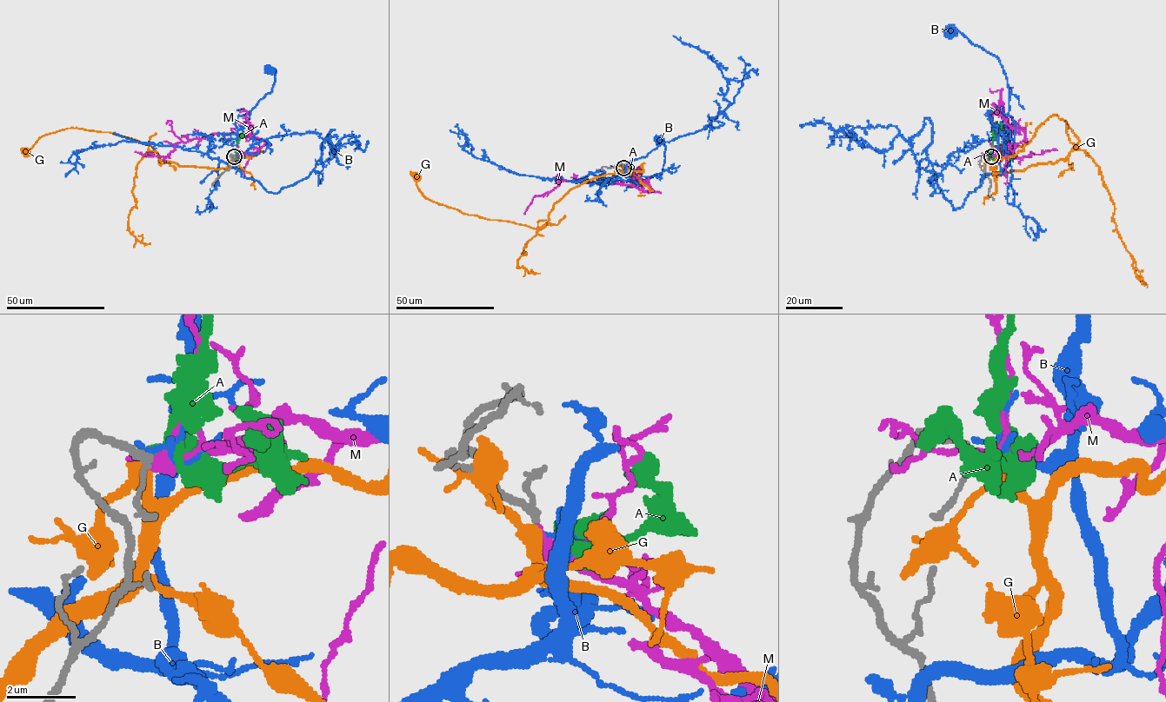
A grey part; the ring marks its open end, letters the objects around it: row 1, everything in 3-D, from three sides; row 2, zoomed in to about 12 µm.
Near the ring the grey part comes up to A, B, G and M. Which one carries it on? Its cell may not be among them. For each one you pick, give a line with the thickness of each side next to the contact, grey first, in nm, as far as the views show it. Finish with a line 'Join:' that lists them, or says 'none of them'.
M: Thickness 200 nm (grey) against 240 nm
Join: M

